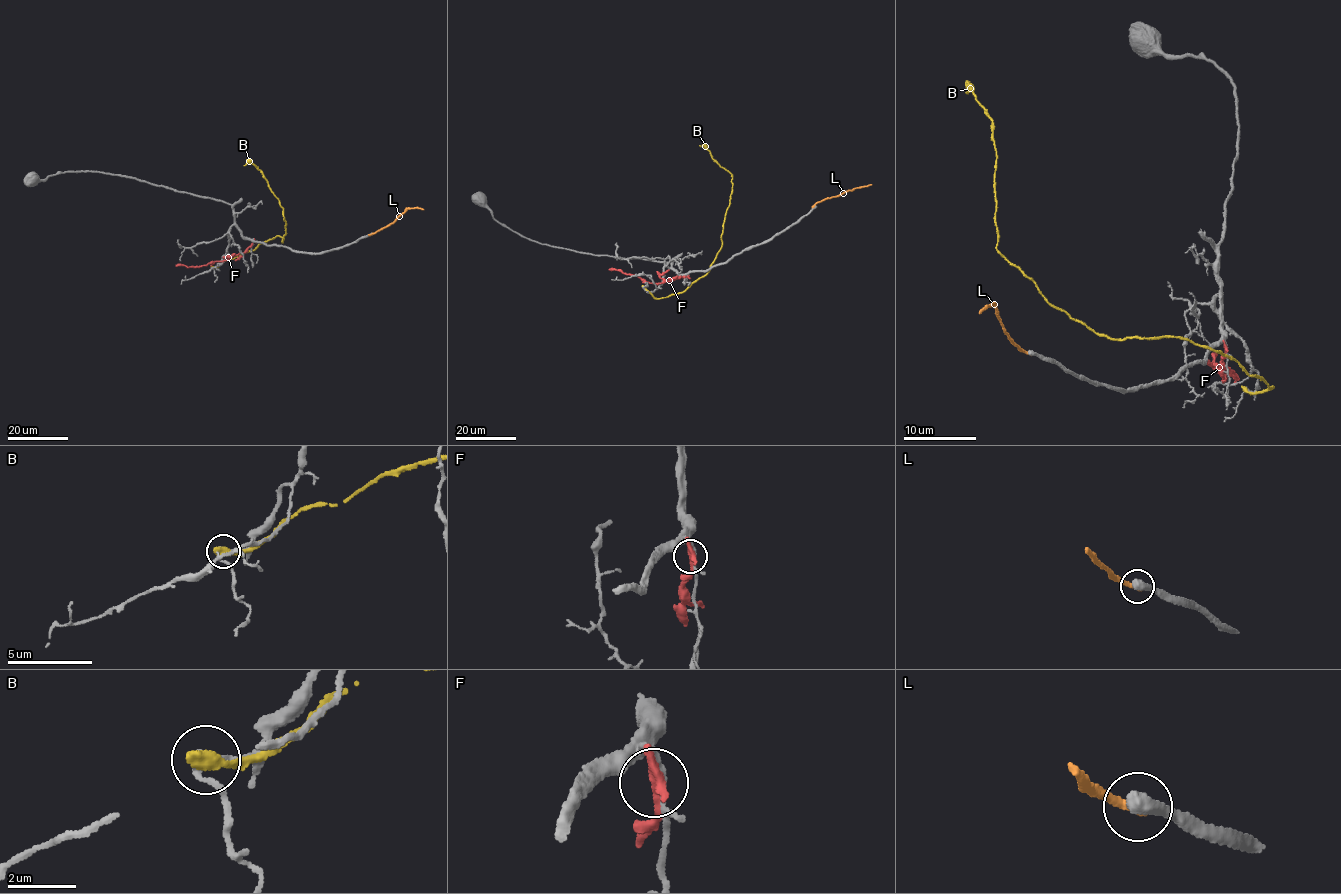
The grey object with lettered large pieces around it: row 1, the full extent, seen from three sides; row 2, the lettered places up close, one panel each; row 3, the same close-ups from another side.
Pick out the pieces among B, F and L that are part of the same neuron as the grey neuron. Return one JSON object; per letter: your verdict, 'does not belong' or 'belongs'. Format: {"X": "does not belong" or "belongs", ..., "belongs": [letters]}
{"B": "does not belong", "F": "does not belong", "L": "does not belong", "belongs": []}

